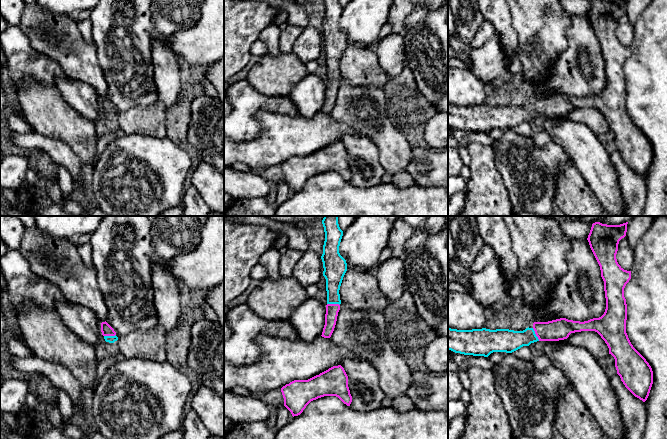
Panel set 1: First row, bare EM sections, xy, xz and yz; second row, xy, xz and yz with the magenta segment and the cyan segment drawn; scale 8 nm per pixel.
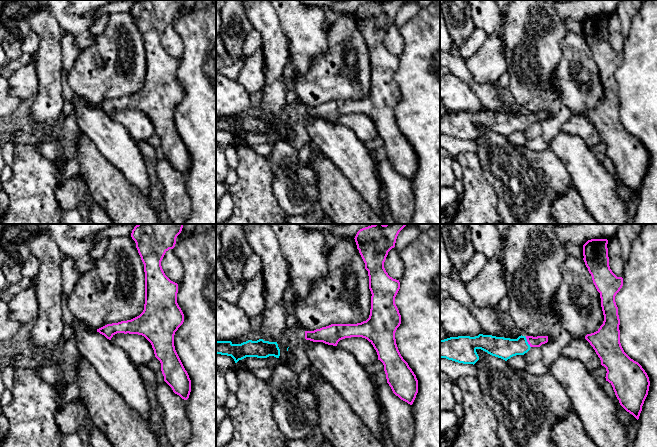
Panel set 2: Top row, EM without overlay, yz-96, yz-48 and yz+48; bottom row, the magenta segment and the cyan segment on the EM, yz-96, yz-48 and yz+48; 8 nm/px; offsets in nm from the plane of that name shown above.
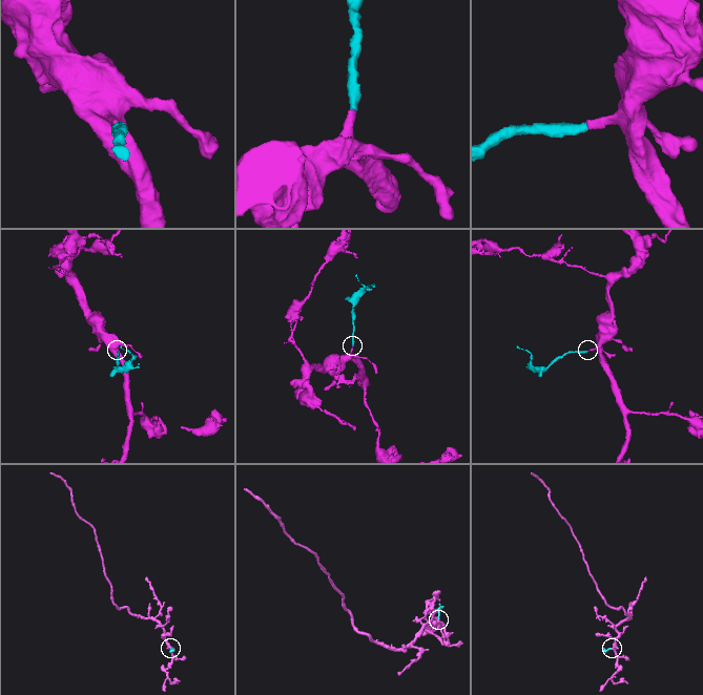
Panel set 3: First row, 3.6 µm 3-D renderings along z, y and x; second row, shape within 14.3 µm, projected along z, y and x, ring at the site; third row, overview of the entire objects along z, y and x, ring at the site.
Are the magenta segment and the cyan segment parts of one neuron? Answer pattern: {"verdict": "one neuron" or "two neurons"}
{"verdict": "one neuron"}

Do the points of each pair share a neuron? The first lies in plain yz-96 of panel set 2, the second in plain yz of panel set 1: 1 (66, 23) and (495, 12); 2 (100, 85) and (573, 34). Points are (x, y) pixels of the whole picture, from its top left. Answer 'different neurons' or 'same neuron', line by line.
1: different neurons
2: same neuron

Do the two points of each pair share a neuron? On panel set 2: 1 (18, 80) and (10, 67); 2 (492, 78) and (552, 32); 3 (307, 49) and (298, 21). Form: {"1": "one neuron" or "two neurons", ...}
{"1": "two neurons", "2": "two neurons", "3": "one neuron"}

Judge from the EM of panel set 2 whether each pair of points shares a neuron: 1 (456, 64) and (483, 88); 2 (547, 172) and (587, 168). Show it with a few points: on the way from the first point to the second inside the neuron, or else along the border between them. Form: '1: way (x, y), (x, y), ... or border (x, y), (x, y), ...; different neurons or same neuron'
1: way (461, 71), (476, 86); same neuron
2: border (551, 151), (564, 165), (573, 185); different neurons

